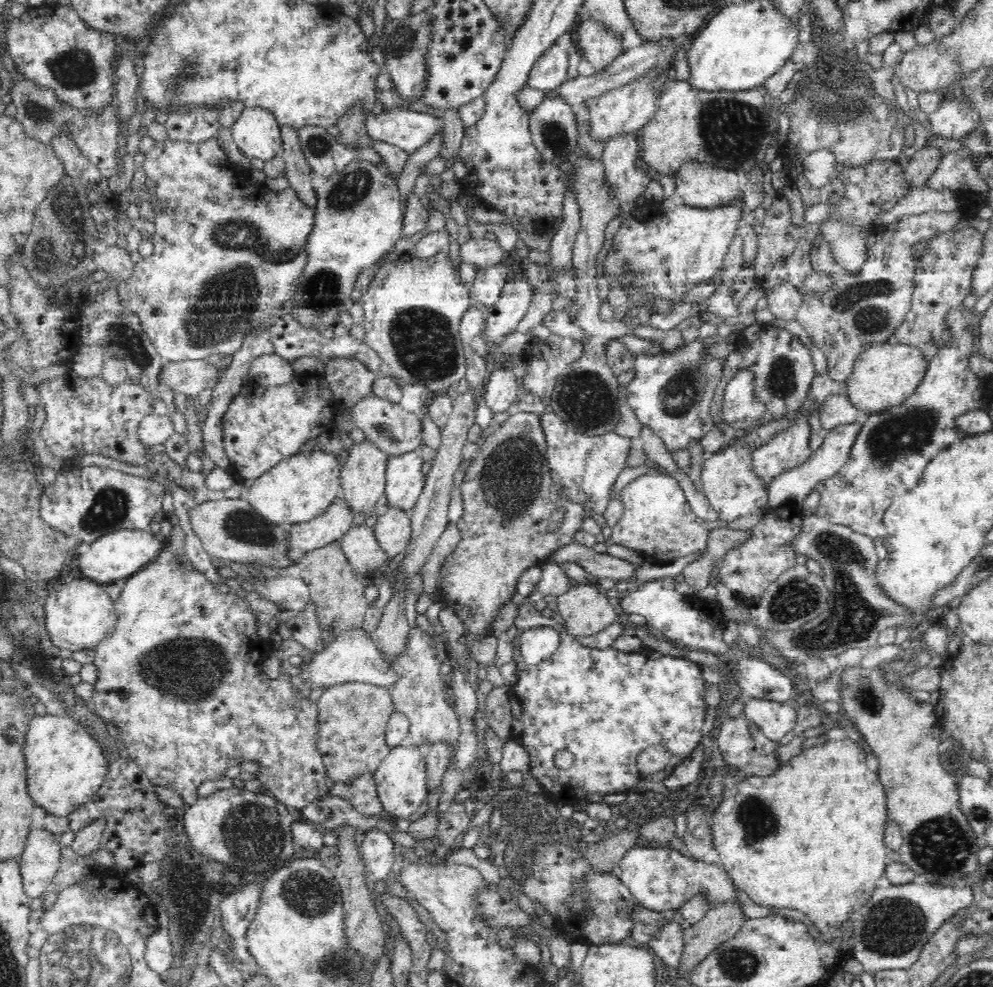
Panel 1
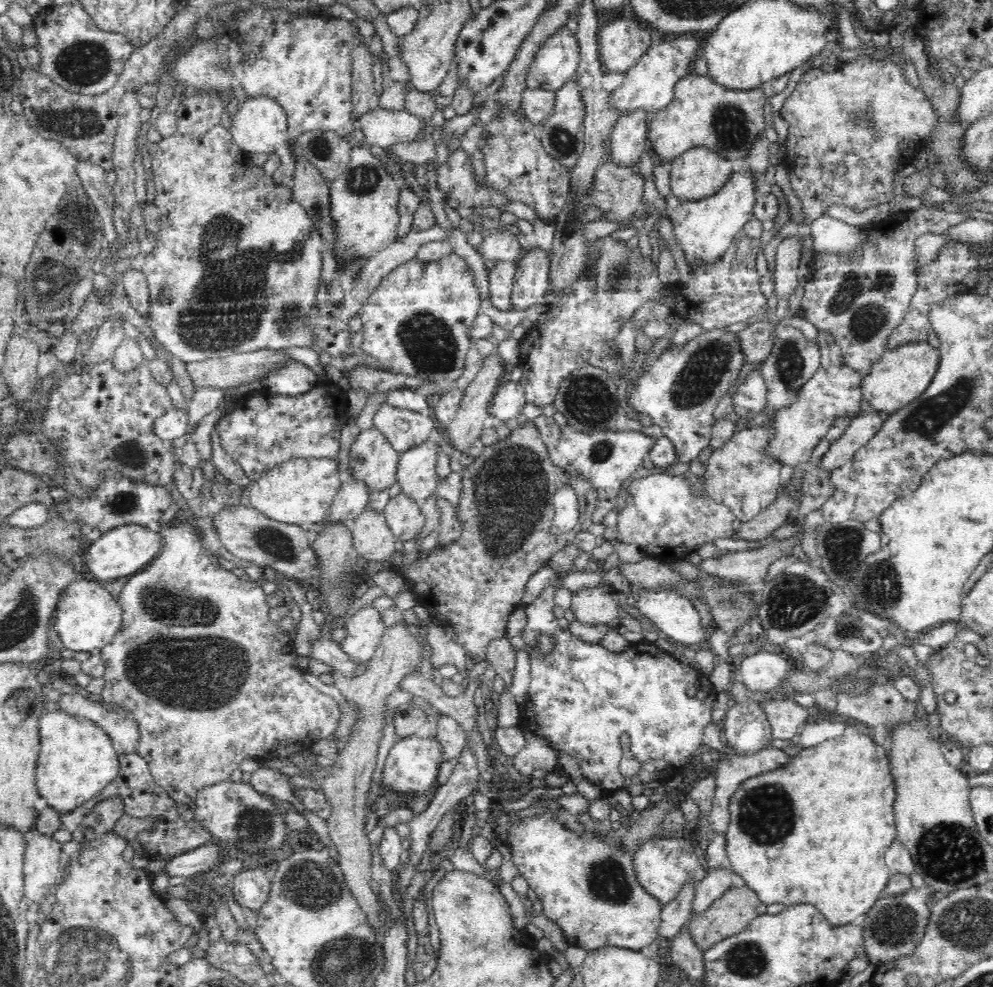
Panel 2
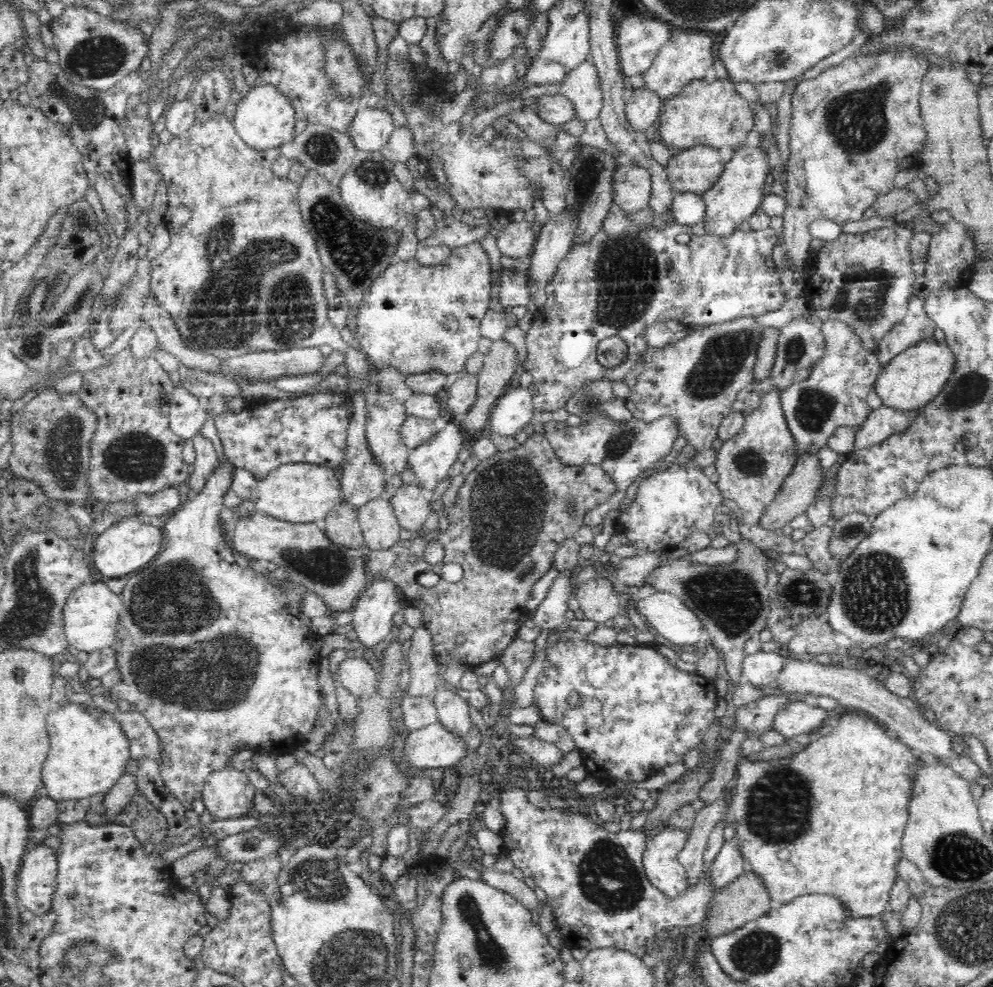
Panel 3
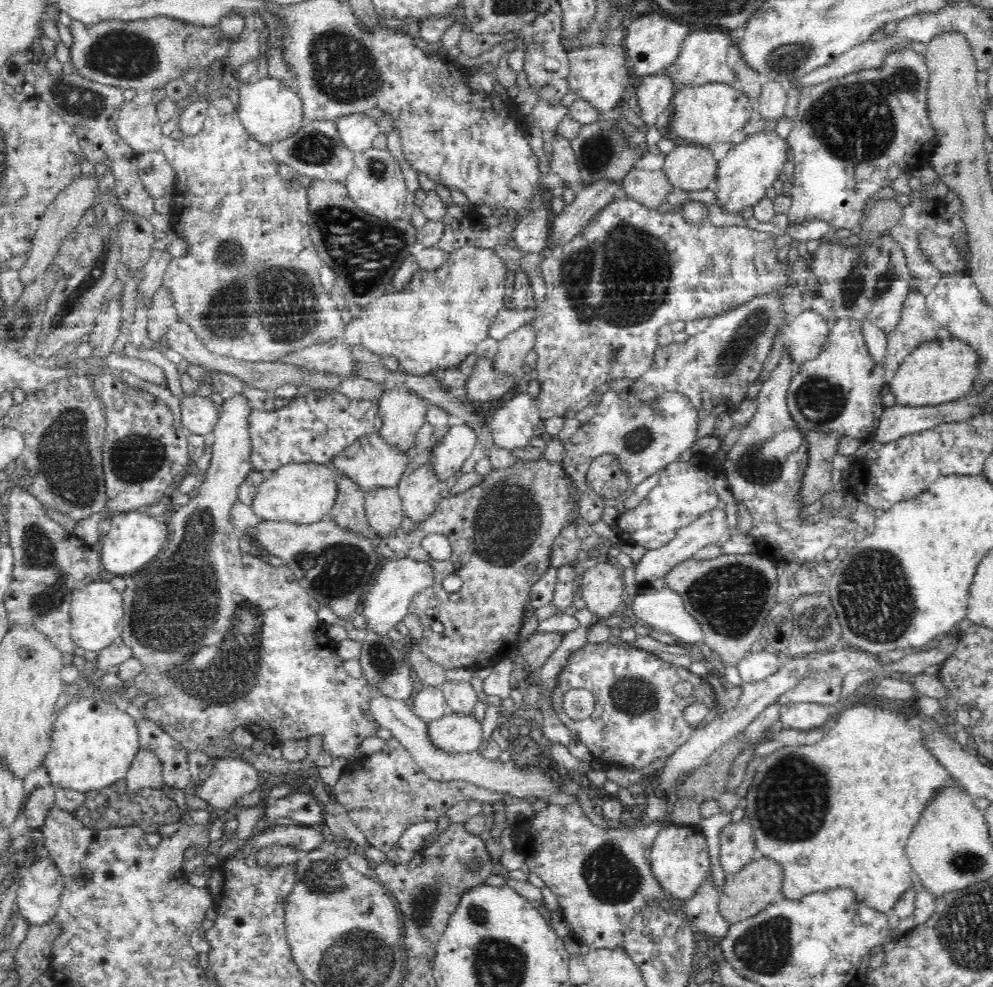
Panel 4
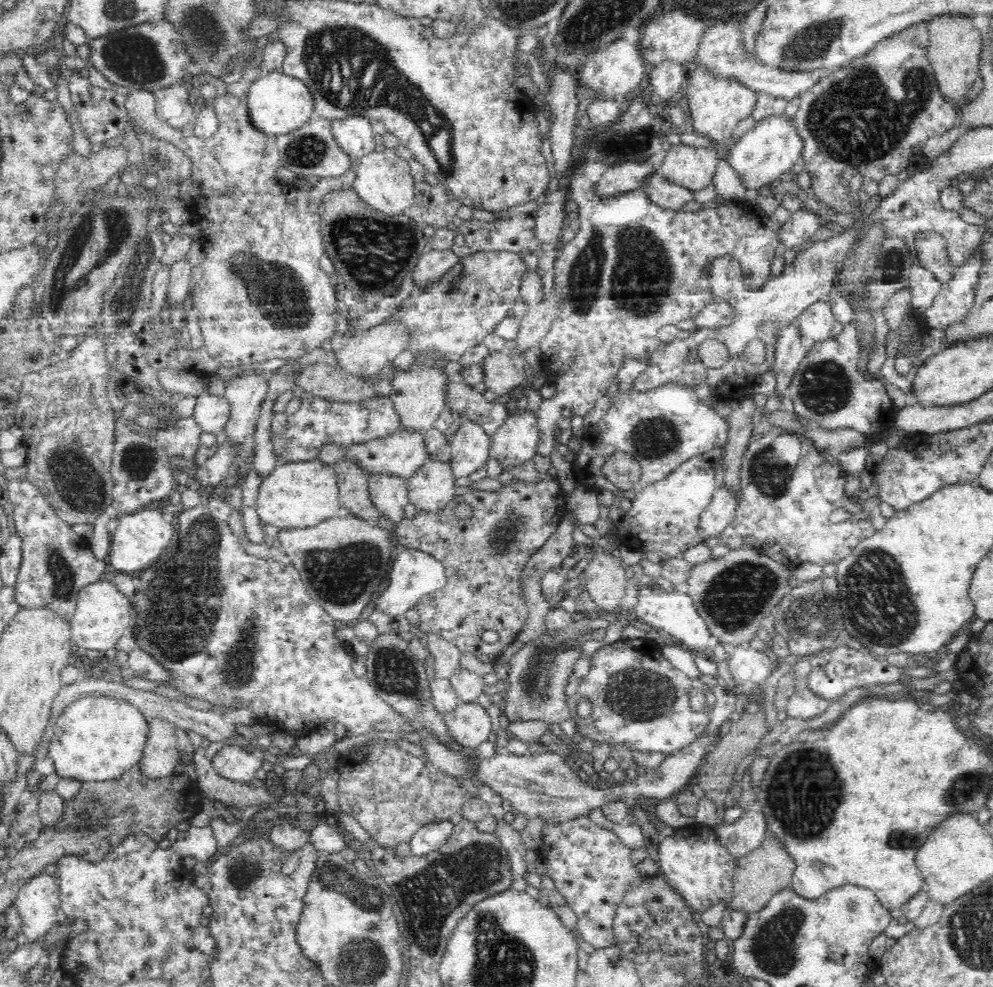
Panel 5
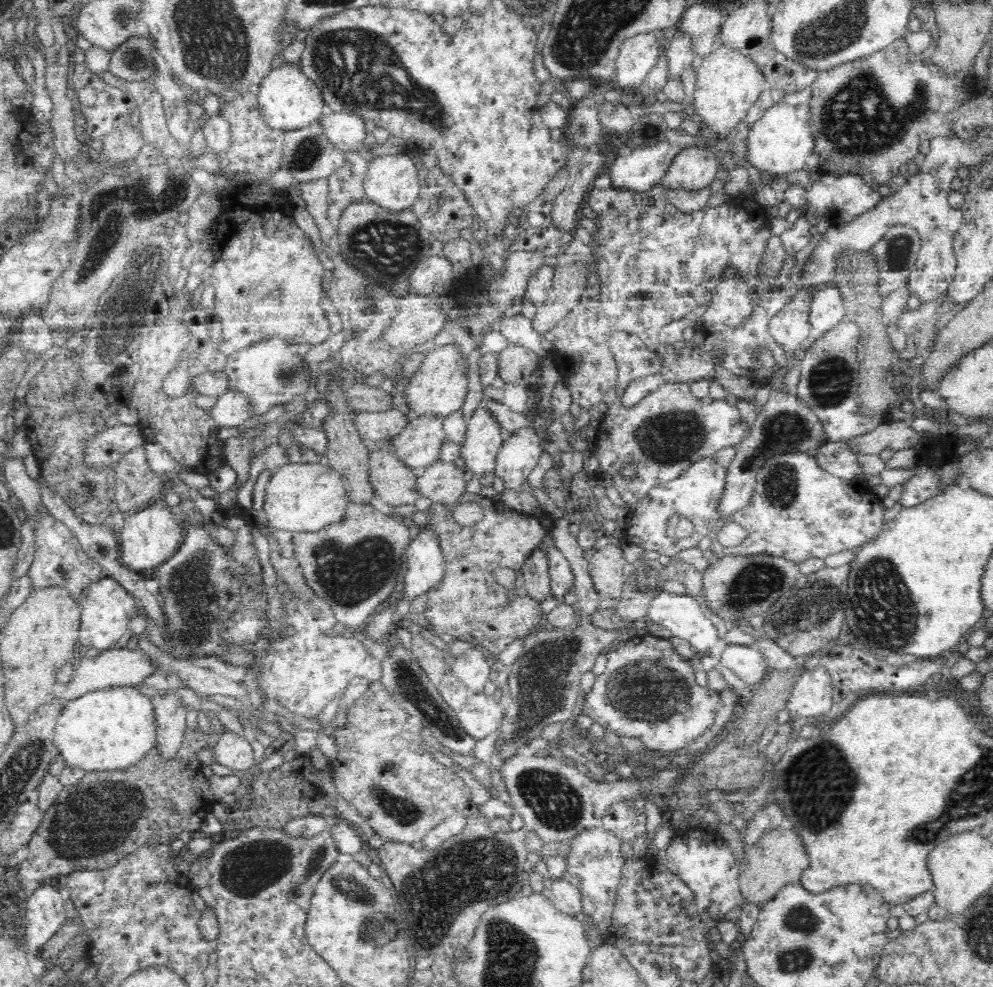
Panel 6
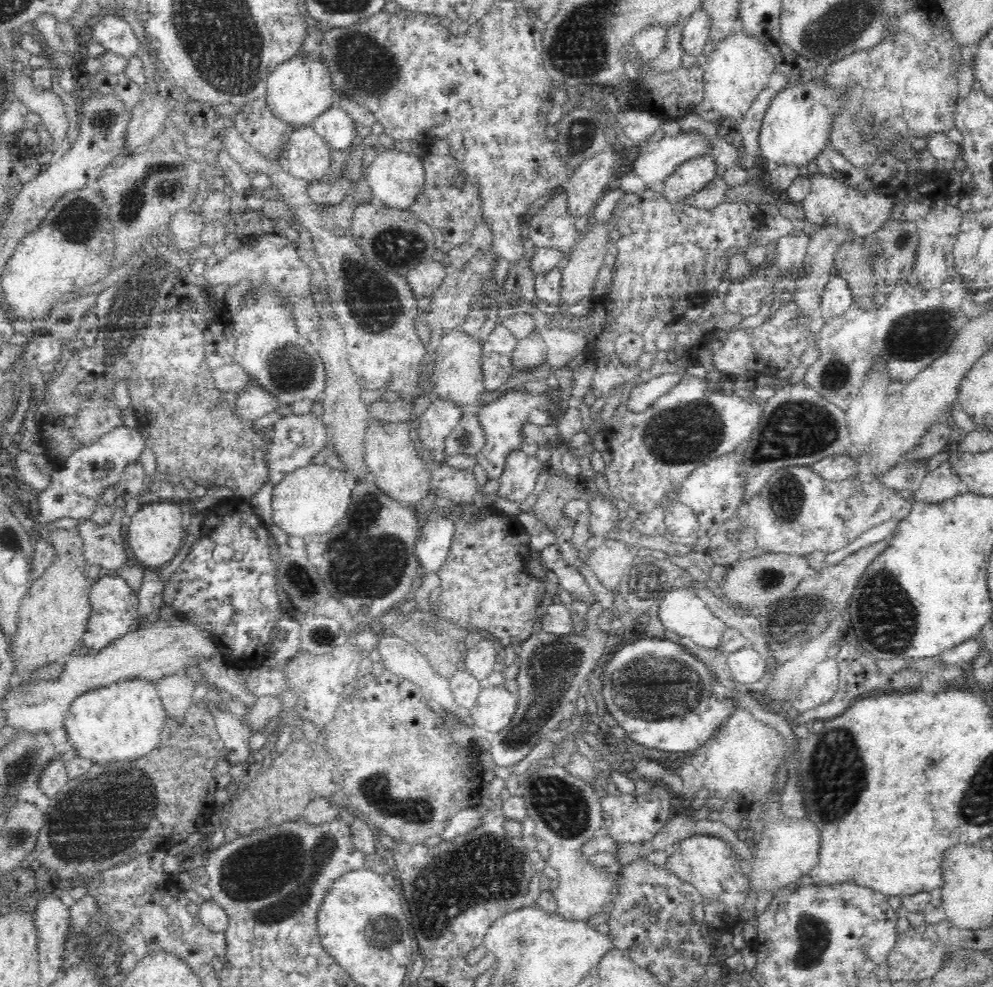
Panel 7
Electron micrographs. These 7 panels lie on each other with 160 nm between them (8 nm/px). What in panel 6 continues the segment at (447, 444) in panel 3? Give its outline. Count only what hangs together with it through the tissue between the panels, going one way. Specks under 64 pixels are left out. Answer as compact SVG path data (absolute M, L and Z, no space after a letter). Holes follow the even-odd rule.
M480 406L468 420L466 440L461 445L460 464L468 475L480 477L495 472L496 456L504 446L502 427L491 410Z

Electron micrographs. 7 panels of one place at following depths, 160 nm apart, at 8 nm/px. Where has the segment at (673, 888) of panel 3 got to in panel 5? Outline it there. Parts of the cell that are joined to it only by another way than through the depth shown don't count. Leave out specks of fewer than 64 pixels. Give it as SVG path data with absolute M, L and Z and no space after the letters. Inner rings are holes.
M694 822L686 827L674 828L658 840L658 846L660 872L684 896L697 915L718 902L724 904L729 915L732 910L730 902L735 896L733 880L737 858L720 843L712 826Z

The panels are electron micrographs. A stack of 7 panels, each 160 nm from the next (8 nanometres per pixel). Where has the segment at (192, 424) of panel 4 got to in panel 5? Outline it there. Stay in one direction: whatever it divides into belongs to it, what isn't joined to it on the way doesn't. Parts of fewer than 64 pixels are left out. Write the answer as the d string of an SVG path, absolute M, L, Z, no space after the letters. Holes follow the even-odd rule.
M204 393L196 399L194 409L194 419L202 425L204 432L216 434L226 428L230 420L230 402L223 396L216 394Z

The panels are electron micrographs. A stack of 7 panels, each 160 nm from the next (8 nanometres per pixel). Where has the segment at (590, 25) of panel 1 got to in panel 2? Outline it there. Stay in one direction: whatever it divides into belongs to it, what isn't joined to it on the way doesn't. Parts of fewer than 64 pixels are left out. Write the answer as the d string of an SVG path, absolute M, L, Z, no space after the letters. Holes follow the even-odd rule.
M617 19L602 26L598 37L605 70L625 74L657 42L658 34L642 20Z

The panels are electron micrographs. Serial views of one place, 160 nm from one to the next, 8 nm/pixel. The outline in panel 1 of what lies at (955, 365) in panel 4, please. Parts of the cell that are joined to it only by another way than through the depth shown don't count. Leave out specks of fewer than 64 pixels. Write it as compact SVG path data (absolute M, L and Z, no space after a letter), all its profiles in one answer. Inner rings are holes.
M887 341L884 344L870 346L862 356L856 360L854 371L847 378L848 398L859 410L869 415L888 411L894 406L903 404L914 394L916 388L922 384L929 360L922 349L898 342Z

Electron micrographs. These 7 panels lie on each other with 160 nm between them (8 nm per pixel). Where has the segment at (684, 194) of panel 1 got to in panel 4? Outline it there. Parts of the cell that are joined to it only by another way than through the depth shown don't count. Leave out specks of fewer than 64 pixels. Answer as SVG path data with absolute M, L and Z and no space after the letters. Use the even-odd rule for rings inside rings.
M681 142L666 155L663 172L676 189L694 192L713 187L718 168L712 148Z

